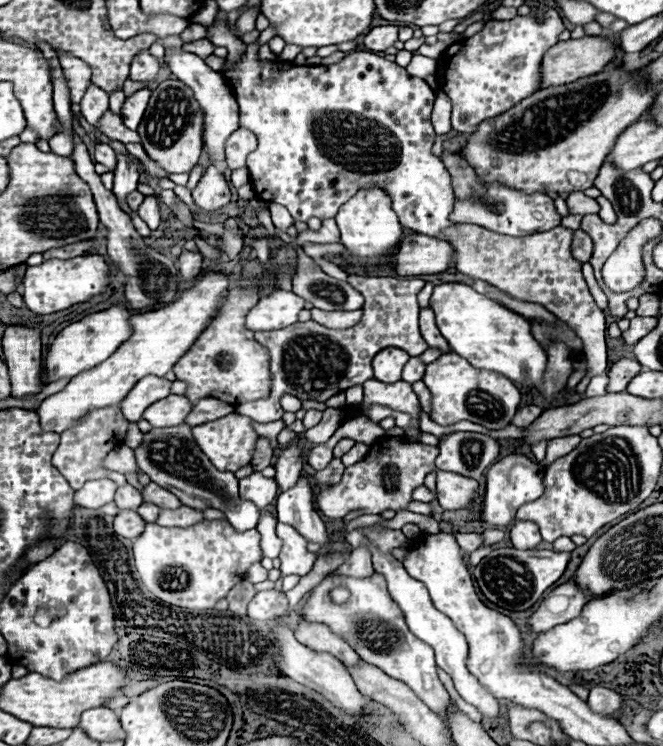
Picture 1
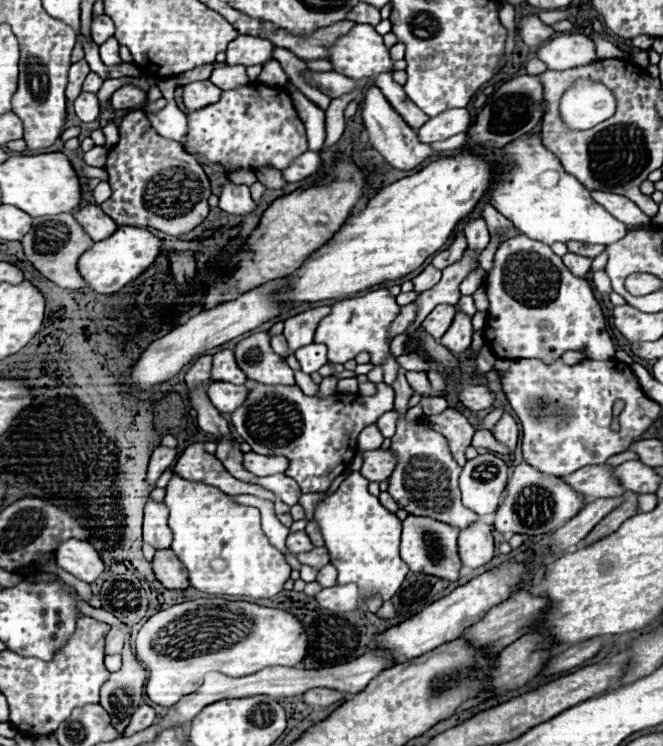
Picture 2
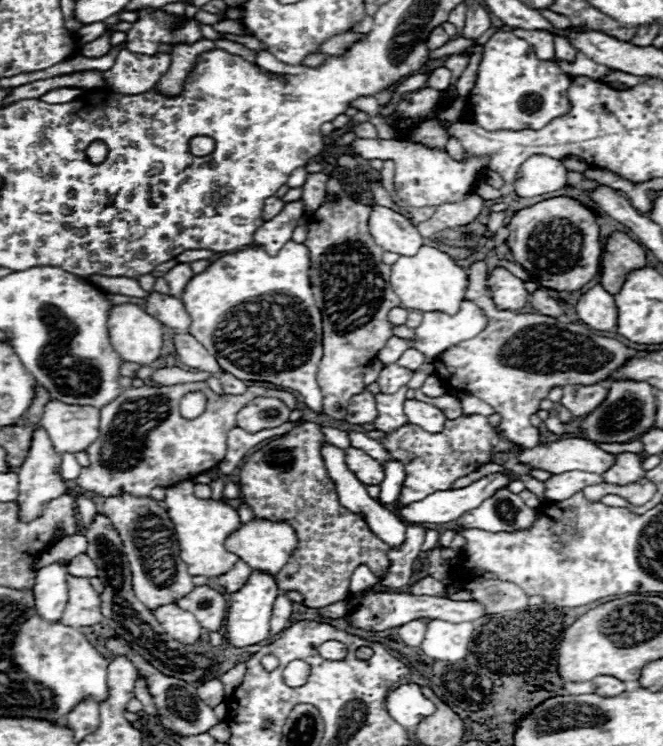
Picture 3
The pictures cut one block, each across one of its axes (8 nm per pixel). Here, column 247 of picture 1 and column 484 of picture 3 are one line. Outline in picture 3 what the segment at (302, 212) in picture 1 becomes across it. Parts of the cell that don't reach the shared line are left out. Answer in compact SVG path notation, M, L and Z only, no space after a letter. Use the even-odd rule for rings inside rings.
M496 32L486 44L482 52L480 72L478 80L470 92L470 112L476 116L476 124L486 130L524 130L544 128L550 120L564 116L570 112L570 100L568 100L568 88L570 88L570 76L560 70L560 66L554 60L538 60L532 52L530 44L516 38L512 32Z

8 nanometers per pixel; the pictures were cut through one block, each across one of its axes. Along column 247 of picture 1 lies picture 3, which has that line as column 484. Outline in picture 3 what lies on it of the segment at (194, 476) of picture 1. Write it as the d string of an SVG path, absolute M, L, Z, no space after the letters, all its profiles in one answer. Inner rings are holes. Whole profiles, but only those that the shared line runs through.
M500 488L494 496L484 500L472 512L466 512L456 520L464 528L480 528L486 532L512 532L528 528L534 522L536 512L528 508L522 498L508 488Z

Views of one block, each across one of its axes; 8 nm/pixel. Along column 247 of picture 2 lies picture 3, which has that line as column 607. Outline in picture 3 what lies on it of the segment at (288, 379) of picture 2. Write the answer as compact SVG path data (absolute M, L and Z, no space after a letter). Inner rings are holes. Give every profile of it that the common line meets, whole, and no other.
M472 264L468 276L466 300L472 300L486 314L488 324L480 336L440 352L440 356L434 358L434 370L446 388L458 394L478 396L482 402L490 404L502 416L502 422L498 424L500 432L522 448L532 448L540 440L538 428L530 424L530 416L538 412L538 404L548 396L550 388L598 384L618 370L630 356L646 354L630 350L614 338L596 336L582 324L556 322L556 318L542 314L496 310L486 286L486 264Z

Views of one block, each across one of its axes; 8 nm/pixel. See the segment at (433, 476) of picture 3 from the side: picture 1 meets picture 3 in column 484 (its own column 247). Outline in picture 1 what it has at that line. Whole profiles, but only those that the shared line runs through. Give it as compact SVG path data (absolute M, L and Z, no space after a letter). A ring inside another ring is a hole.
M228 414L224 418L194 426L192 434L194 434L198 446L202 448L202 452L210 458L210 462L218 470L228 470L228 472L236 472L238 468L250 464L252 452L254 452L254 444L258 440L258 434L254 432L252 424L250 424L250 418L248 416L240 416L240 414Z

